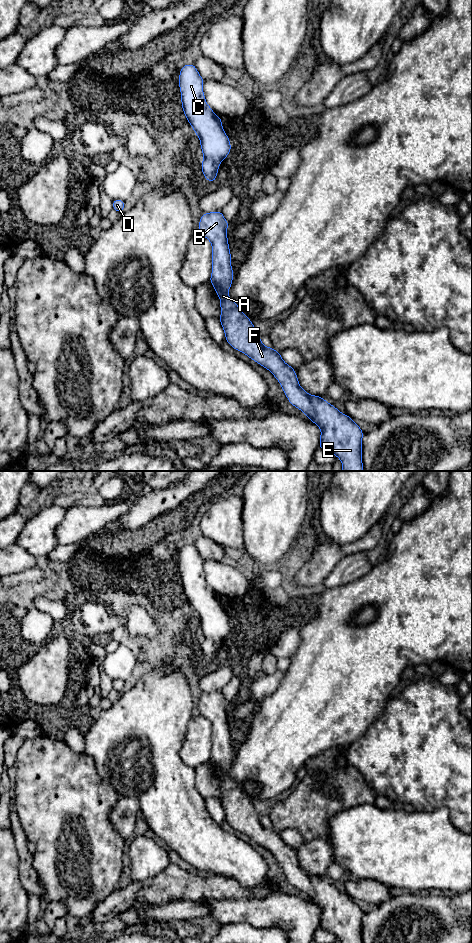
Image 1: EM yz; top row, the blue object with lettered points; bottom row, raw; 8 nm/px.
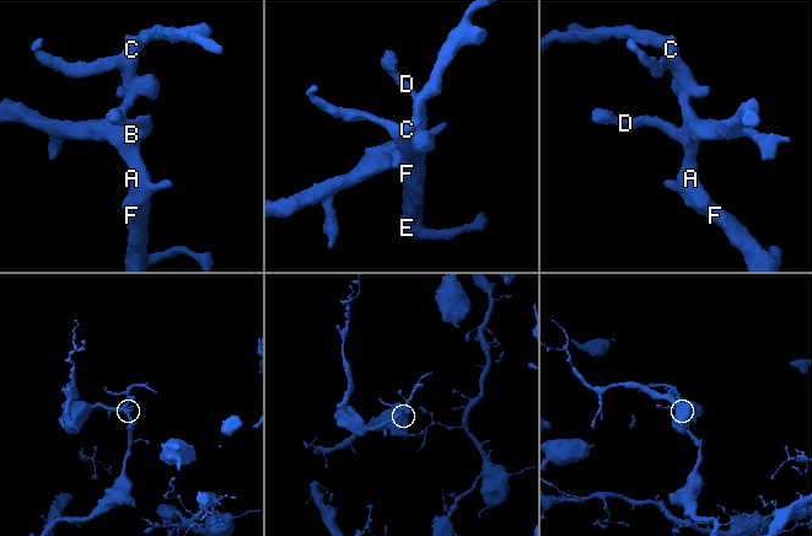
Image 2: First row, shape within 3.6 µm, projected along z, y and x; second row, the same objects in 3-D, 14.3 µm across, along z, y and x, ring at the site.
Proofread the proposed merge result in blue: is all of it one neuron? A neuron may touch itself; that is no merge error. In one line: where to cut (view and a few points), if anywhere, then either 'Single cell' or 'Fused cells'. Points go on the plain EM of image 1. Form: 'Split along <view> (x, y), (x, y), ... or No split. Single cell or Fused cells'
Split along yz (204, 637), (211, 638), (218, 644). Fused cells

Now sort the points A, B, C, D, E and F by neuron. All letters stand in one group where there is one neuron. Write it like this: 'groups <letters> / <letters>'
groups A B D E F / C

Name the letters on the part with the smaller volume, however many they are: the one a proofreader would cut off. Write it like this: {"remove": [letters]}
{"remove": ["C"]}

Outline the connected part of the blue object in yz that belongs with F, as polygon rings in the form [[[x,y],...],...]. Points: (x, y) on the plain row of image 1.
[[[220,690],[203,693],[198,707],[200,715],[212,724],[212,753],[209,762],[221,781],[219,801],[226,822],[273,854],[290,884],[303,891],[306,898],[320,908],[320,929],[333,933],[342,943],[363,943],[364,912],[359,905],[322,876],[308,874],[301,868],[294,848],[284,842],[279,831],[262,824],[252,801],[228,776],[234,758],[227,718],[228,705],[229,702]]]

